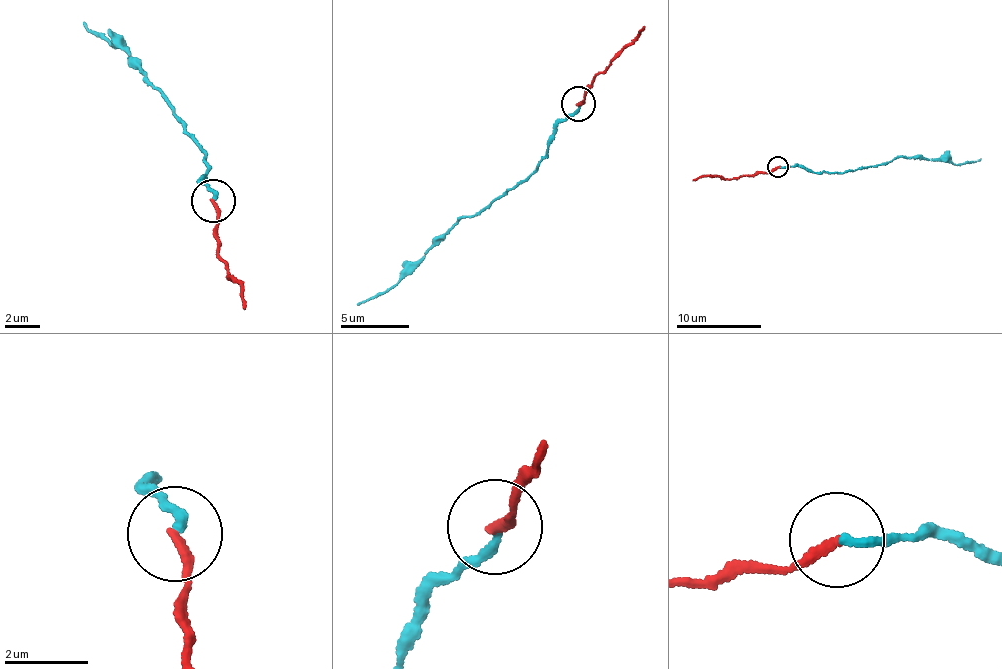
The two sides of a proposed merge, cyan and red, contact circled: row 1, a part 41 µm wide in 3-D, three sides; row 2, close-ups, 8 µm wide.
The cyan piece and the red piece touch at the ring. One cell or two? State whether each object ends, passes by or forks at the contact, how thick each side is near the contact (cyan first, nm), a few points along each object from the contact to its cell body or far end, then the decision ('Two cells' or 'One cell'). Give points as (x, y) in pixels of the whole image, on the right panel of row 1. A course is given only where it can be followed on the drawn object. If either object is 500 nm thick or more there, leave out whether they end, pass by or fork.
At the ring cyan ends. At the ring red ends. Thickness 200 nm (cyan) against 240 nm. Course of cyan: (779, 167), (833, 174), (902, 157), (941, 159), (954, 164), (981, 158). Course of red: (777, 166), (767, 173), (759, 171), (724, 178), (708, 175), (693, 180). One cell

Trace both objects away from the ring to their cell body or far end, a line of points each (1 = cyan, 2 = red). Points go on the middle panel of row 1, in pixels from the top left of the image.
1: (579, 105), (554, 134), (538, 171), (456, 223), (394, 284), (358, 304)
2: (579, 103), (585, 99), (585, 87), (611, 58), (645, 27)

